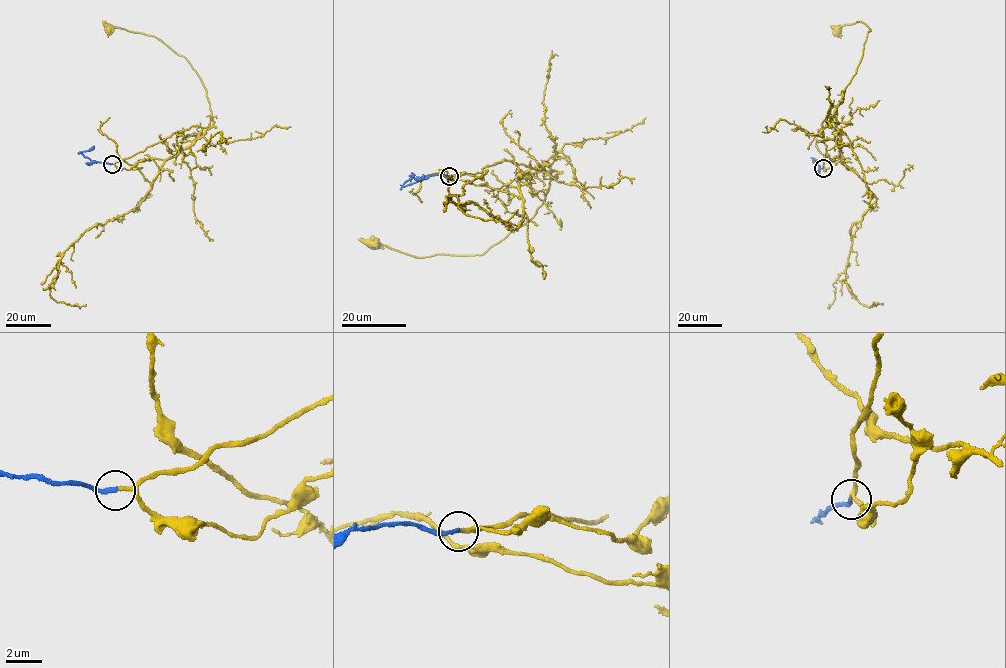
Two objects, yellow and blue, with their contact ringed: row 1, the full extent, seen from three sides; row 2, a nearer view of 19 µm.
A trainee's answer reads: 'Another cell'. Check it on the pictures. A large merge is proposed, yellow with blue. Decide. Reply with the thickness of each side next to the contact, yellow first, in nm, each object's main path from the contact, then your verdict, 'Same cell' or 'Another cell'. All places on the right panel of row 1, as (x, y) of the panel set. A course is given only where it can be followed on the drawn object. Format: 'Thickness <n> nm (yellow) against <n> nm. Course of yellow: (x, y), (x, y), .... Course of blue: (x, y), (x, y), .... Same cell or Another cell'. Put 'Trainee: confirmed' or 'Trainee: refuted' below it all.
Thickness 150 nm (yellow) against 240 nm. Course of yellow: (823, 167), (826, 147), (822, 122), (830, 108), (842, 102), (870, 30), (857, 21), (838, 30). Course of blue: (823, 167), (817, 171), (819, 165), (811, 157). Same cell
Trainee: refuted

